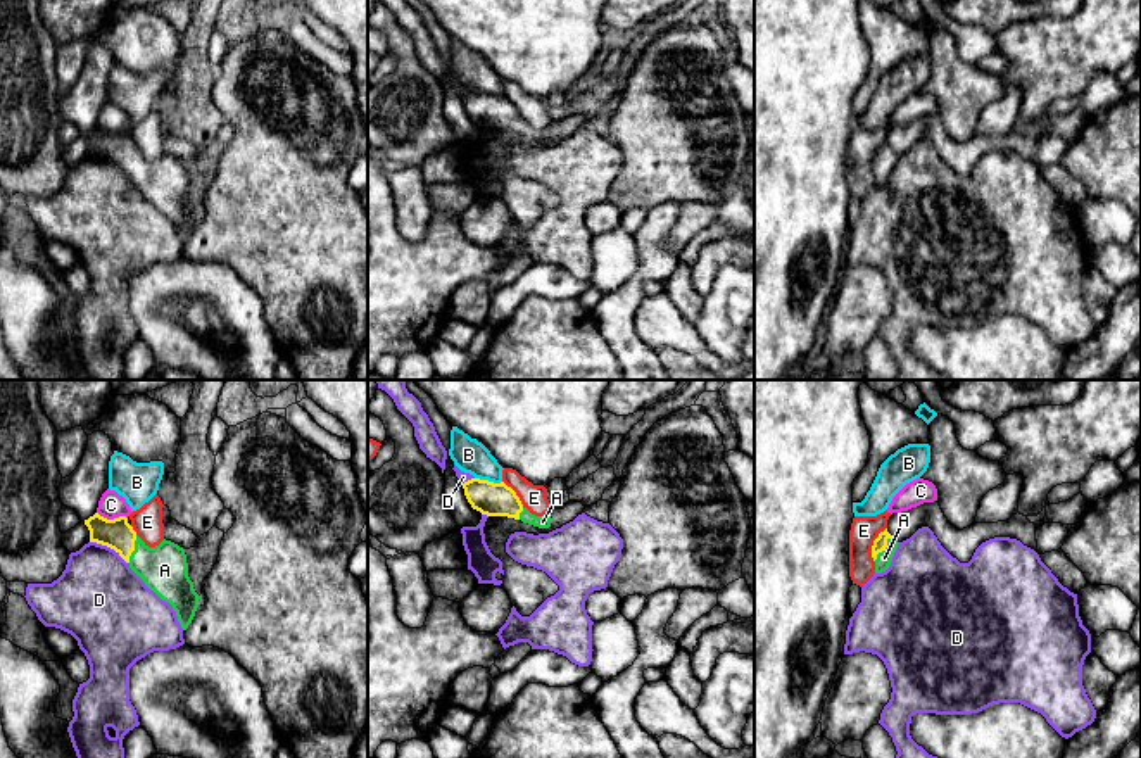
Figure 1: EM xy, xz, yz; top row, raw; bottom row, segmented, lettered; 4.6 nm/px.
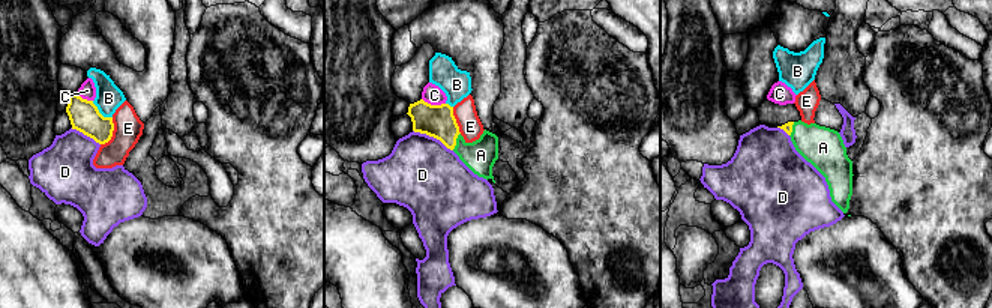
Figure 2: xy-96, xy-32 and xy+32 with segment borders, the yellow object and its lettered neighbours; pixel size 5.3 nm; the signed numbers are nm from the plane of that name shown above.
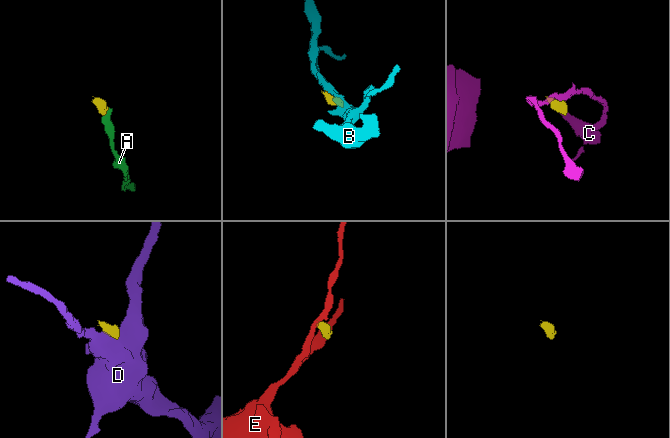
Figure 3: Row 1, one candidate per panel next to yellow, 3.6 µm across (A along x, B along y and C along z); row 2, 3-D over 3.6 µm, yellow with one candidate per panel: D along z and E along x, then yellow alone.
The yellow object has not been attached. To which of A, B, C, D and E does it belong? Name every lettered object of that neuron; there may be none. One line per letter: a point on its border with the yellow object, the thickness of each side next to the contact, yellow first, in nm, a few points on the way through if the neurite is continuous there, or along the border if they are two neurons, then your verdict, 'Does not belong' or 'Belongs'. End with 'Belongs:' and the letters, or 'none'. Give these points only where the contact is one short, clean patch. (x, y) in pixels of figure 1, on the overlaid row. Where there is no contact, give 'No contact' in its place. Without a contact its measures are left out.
A: Touches yellow at yz (882, 549). Thickness 60 nm (yellow) against 70 nm. Path across: yz (881, 543), (882, 549), (884, 558). Belongs
B: Touches yellow at xz (487, 480). Thickness 160 nm (yellow) against 160 nm. Boundary: xz (475, 477), (501, 482). Does not belong
C: Touches yellow at xy (114, 518). Thickness 150 nm (yellow) against 120 nm. Boundary: xy (97, 511), (107, 518), (126, 518). Does not belong
D: Touches yellow at xy (109, 546). Thickness 150 nm (yellow) against 400 nm. Boundary: xy (90, 541), (113, 548), (128, 563). Does not belong
E: Touches yellow at yz (874, 544). Thickness 60 nm (yellow) against 130 nm. Boundary: yz (886, 527), (874, 541), (874, 562). Does not belong
Belongs: A

